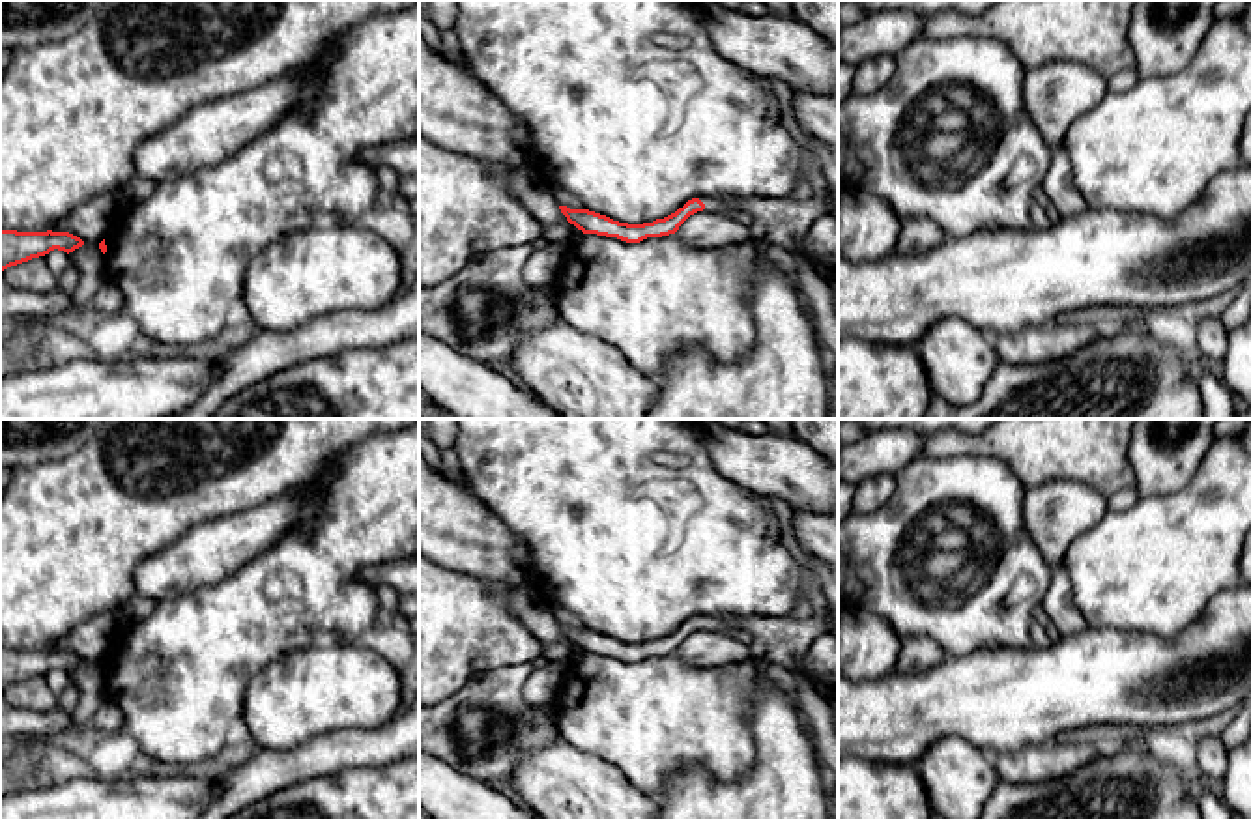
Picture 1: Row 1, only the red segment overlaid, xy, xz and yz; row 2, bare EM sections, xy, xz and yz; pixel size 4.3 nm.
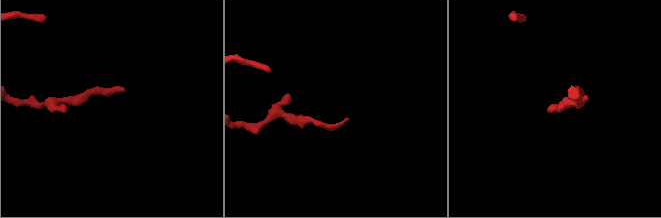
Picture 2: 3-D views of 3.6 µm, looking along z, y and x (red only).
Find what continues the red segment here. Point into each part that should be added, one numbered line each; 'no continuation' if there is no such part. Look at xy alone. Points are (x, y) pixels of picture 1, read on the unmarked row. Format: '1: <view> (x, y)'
no continuation

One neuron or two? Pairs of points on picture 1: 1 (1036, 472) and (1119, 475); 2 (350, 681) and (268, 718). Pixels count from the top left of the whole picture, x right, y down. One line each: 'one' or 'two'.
1: one
2: one

